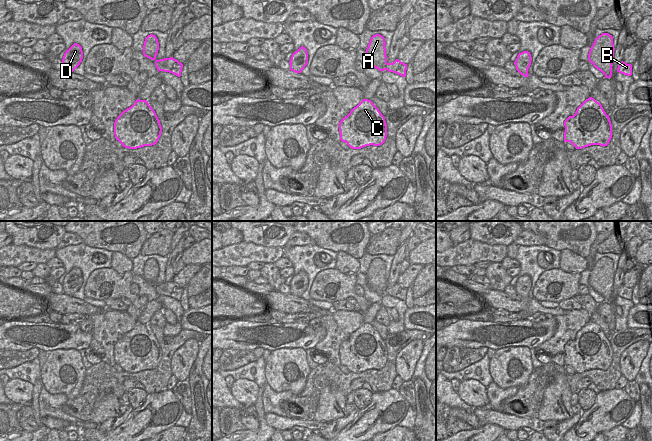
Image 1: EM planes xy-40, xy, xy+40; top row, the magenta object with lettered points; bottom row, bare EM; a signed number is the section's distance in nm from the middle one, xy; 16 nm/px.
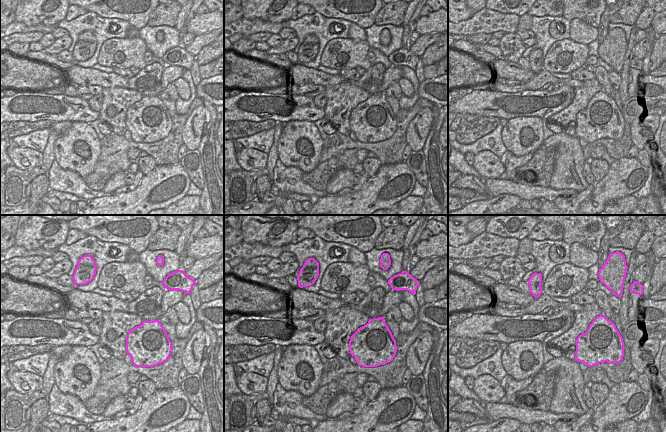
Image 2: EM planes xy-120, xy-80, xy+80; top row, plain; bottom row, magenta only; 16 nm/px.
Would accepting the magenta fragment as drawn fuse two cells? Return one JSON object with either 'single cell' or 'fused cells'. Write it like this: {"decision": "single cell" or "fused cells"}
{"decision": "fused cells"}

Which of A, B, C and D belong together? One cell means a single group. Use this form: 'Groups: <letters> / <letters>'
Groups: A C D / B.

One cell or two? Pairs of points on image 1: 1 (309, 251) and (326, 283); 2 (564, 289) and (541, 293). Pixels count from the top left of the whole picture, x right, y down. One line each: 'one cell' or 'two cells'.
1: two cells
2: one cell

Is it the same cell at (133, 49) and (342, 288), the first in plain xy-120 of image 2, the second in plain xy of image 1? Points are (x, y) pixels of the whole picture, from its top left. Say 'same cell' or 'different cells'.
same cell

